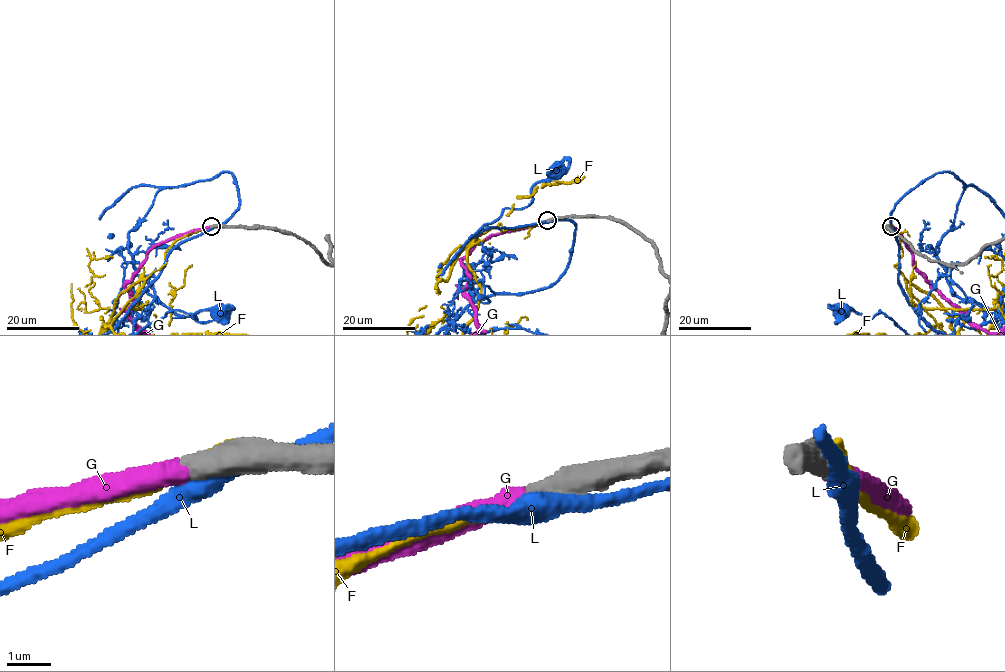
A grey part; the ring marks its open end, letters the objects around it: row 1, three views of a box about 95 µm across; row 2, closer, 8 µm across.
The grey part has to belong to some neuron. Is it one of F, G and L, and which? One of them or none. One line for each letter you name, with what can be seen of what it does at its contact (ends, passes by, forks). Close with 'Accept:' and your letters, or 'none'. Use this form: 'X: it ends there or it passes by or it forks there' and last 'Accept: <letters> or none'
G: it ends there
Accept: G

